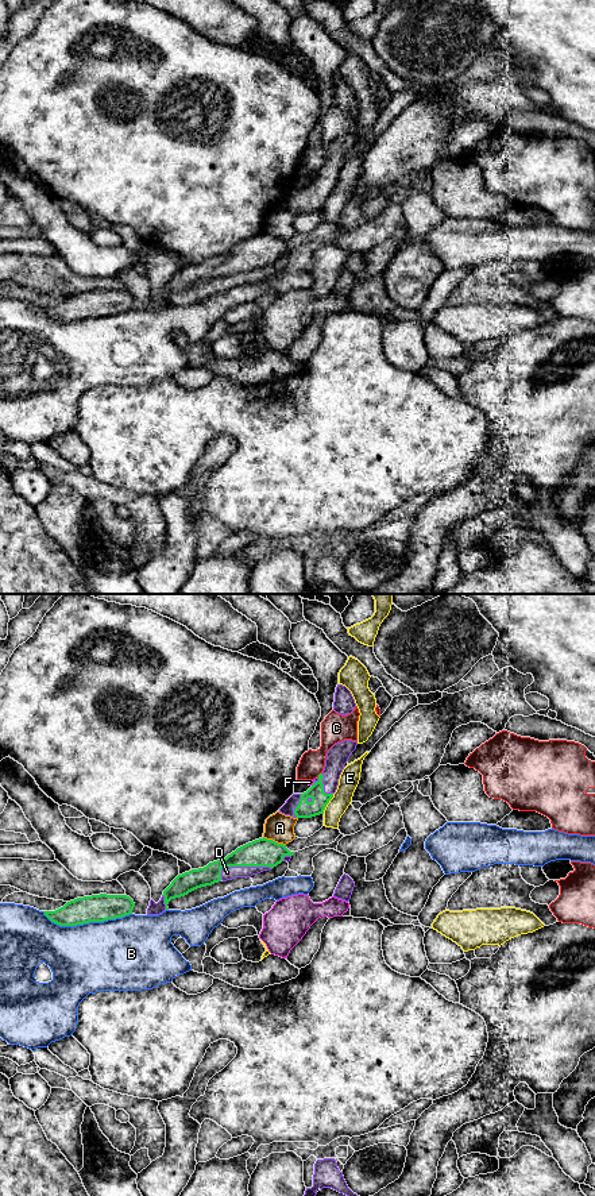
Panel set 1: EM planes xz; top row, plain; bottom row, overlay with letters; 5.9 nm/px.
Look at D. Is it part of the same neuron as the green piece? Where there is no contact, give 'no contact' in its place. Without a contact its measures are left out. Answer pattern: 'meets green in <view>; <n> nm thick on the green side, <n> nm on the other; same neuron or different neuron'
meets green in xz; 170 nm thick on the green side, 80 nm on the other; same neuron

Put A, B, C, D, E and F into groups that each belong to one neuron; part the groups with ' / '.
A / B / C / D / E / F

